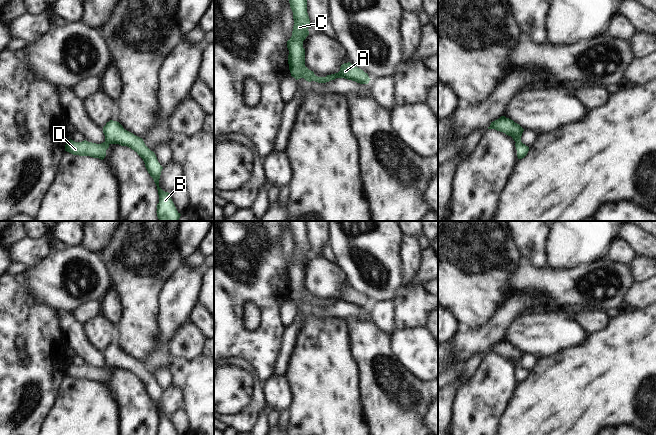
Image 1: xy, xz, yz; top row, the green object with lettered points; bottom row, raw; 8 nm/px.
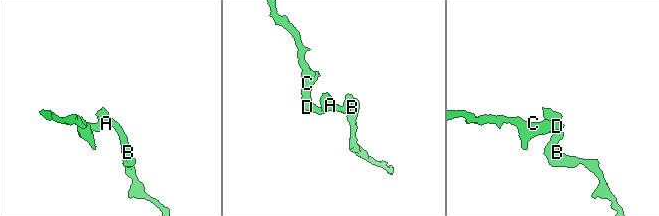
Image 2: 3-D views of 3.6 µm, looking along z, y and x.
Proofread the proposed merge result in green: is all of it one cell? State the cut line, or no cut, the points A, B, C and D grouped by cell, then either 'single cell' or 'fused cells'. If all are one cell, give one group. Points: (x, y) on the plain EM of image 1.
cut none; groups A B C D; single cell

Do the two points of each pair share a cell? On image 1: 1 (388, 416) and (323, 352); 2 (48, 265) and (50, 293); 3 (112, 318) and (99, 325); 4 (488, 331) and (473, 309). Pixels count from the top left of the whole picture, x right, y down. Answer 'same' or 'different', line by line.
1: different
2: same
3: different
4: different

